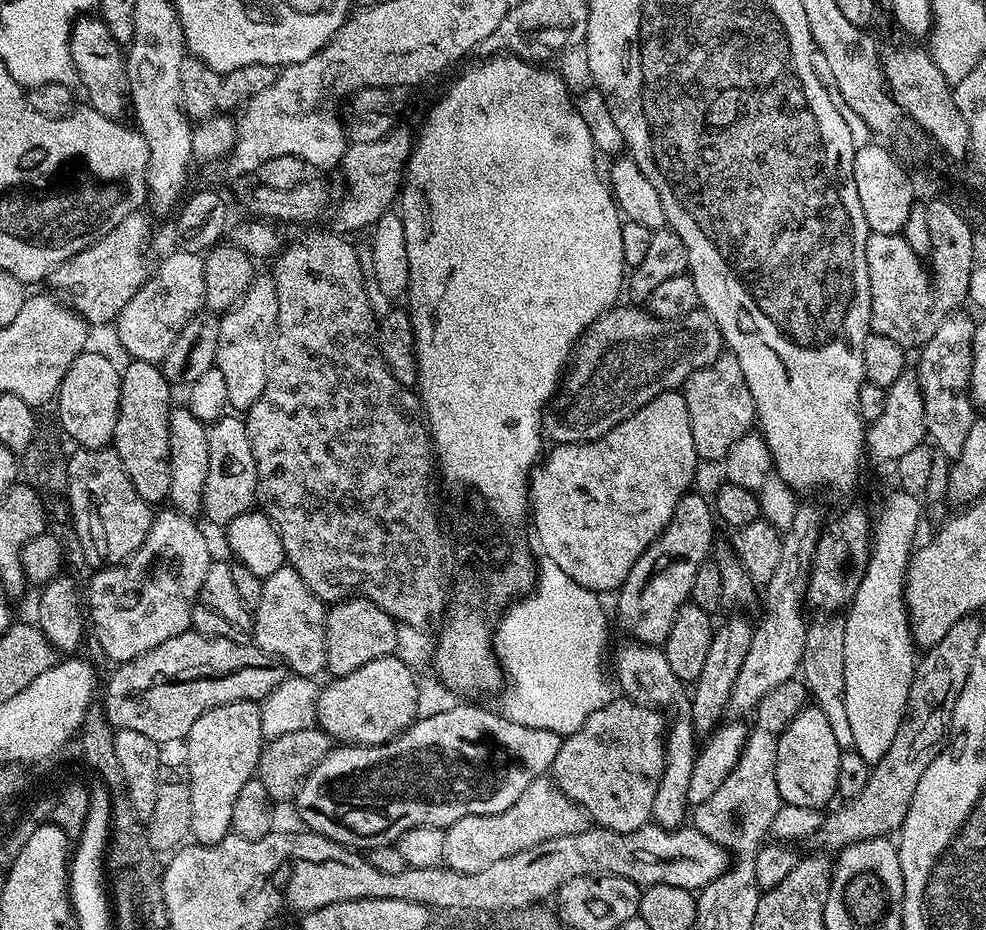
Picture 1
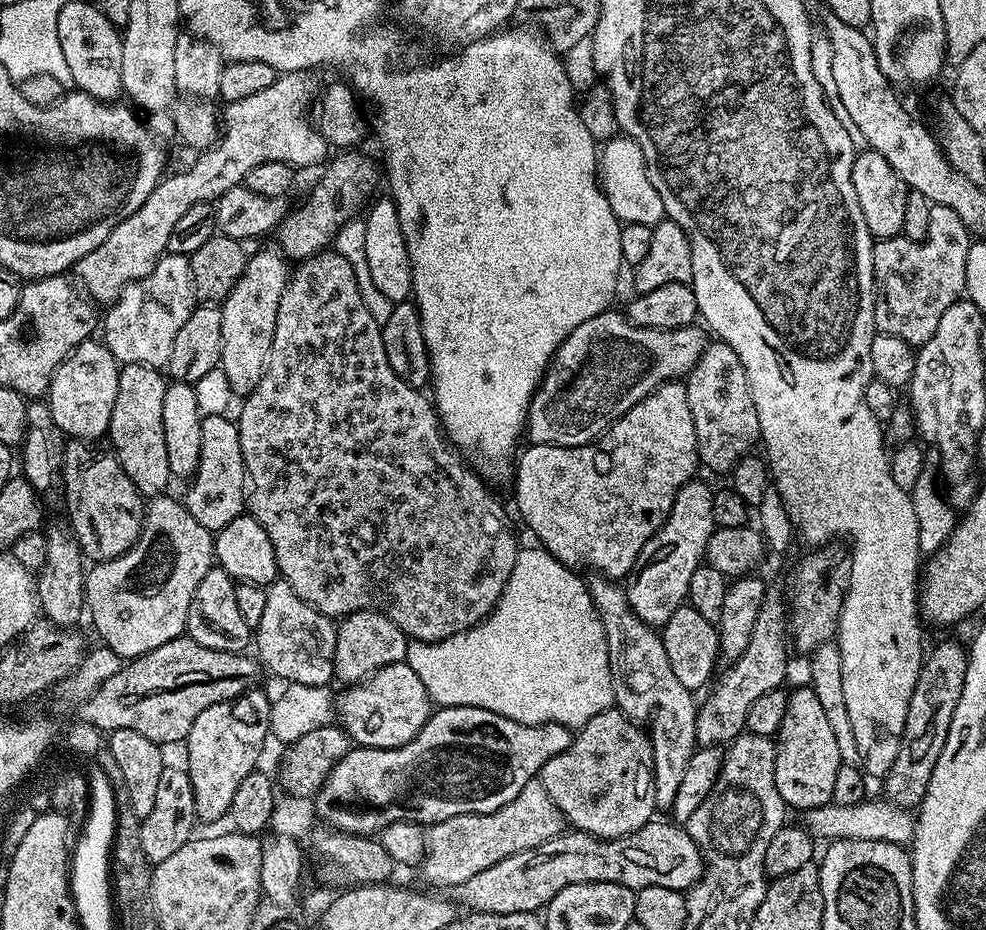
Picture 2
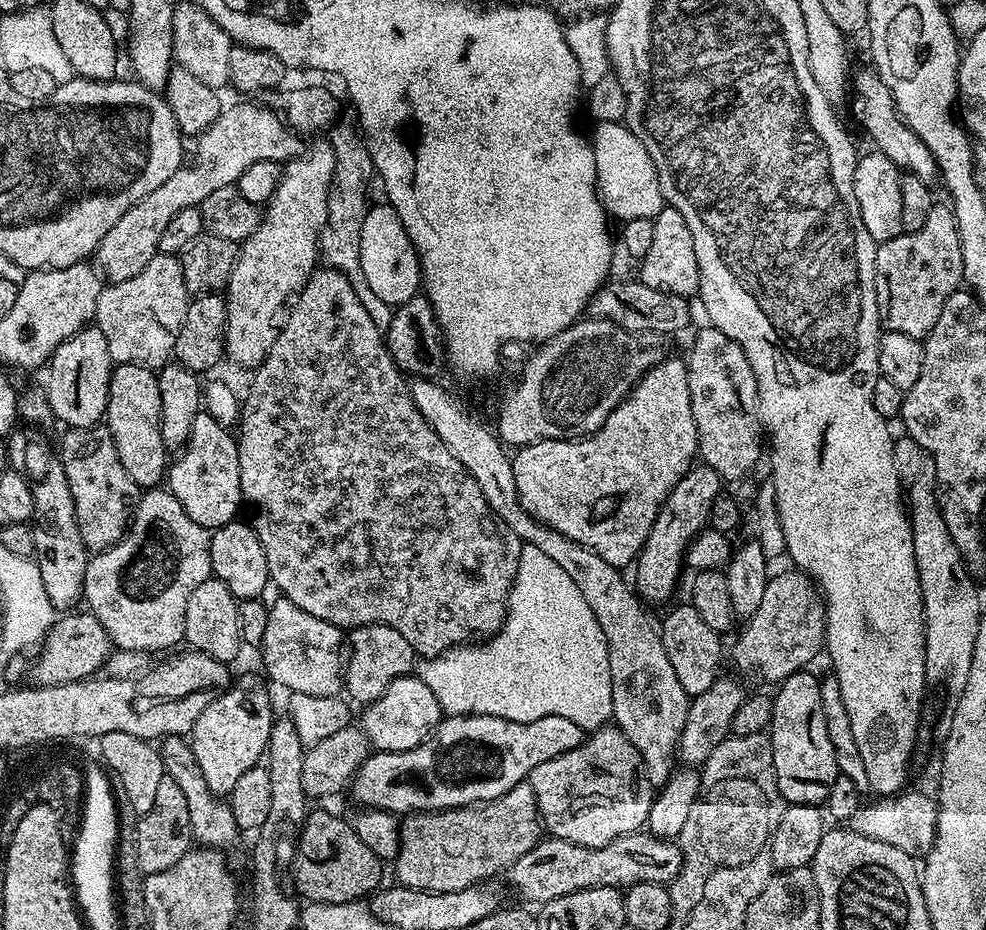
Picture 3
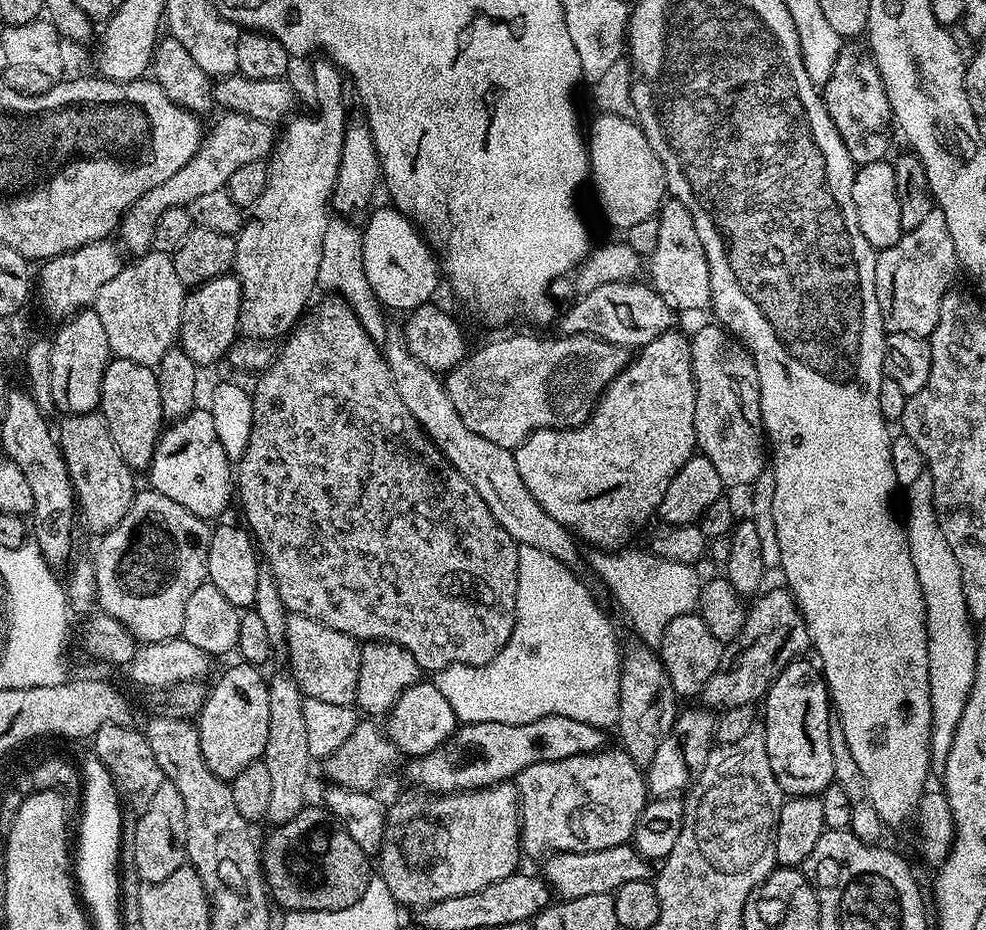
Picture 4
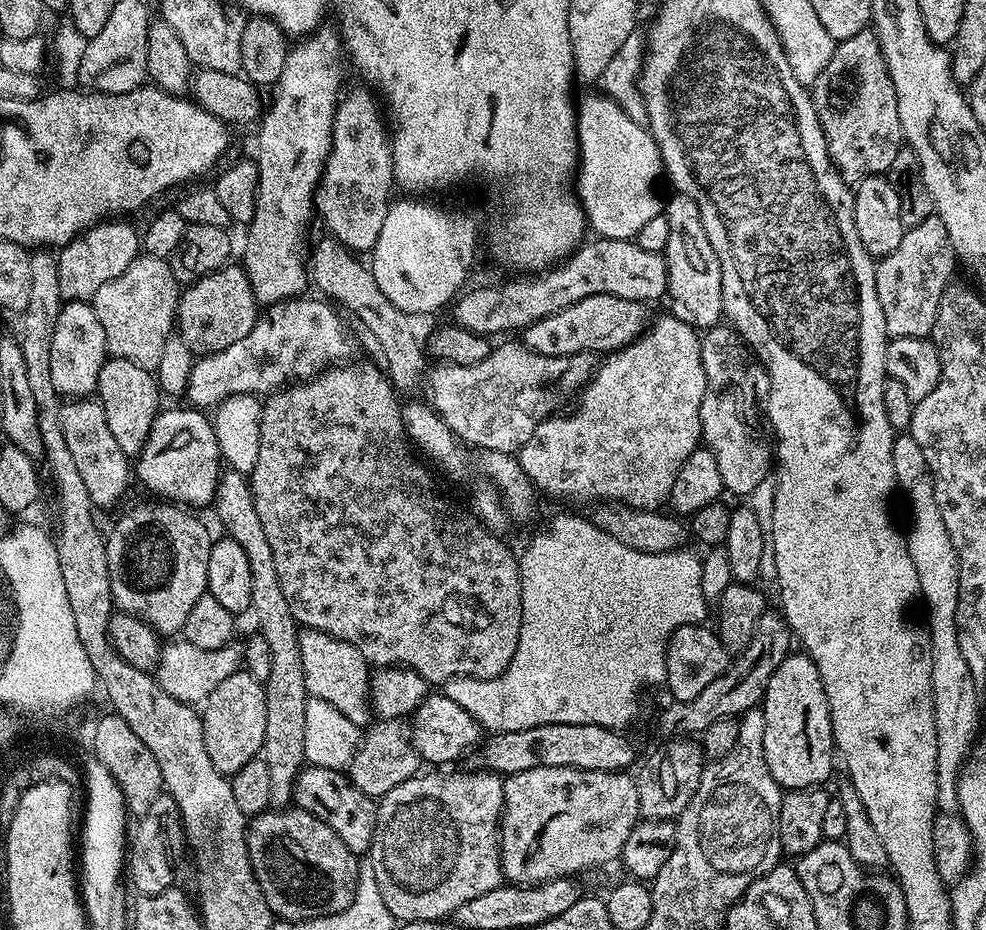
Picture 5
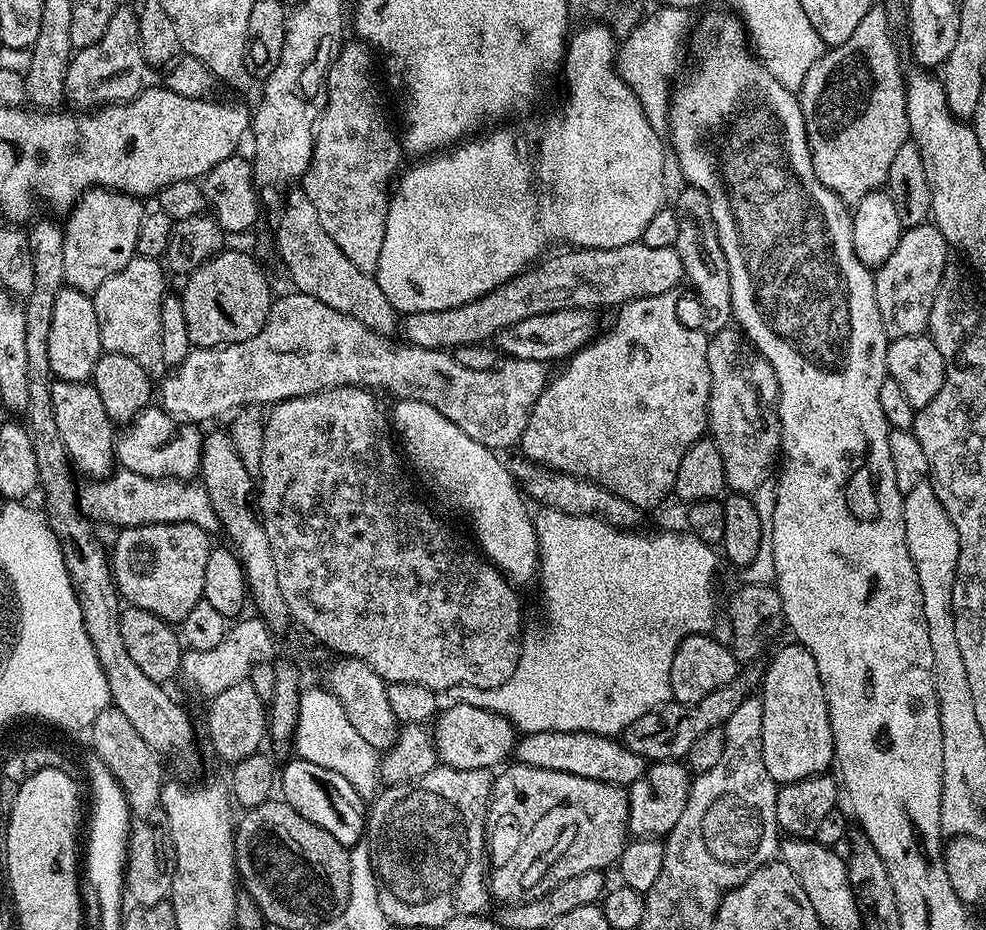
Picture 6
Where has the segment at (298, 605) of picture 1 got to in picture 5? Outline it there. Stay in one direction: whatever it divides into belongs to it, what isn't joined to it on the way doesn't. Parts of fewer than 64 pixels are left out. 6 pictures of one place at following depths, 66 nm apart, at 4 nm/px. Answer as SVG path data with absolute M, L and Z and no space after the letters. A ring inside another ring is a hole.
M301 627L299 633L302 670L306 678L306 690L309 697L322 702L330 702L330 706L334 706L338 714L346 714L346 718L350 718L350 722L354 725L371 725L374 720L372 711L373 673L370 671L368 661L364 659L362 650L322 630Z

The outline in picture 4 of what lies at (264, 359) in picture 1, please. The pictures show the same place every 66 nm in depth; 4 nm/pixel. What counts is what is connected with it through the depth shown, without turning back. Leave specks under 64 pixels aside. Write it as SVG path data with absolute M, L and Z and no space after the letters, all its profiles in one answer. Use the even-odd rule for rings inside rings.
M327 58L317 60L320 61L312 68L312 76L316 79L312 84L312 92L316 95L316 113L313 116L293 115L283 125L285 126L284 133L282 131L279 133L278 143L267 161L266 190L262 190L262 198L258 198L258 202L250 209L250 215L245 219L244 227L236 236L234 275L240 281L242 290L240 332L248 335L245 337L255 338L260 342L268 342L264 340L272 340L275 336L283 337L291 333L292 329L297 327L301 317L305 315L304 307L307 306L312 291L316 292L318 288L316 279L319 263L322 260L323 239L330 217L332 187L336 185L342 154L346 107L340 97L342 83L340 69Z

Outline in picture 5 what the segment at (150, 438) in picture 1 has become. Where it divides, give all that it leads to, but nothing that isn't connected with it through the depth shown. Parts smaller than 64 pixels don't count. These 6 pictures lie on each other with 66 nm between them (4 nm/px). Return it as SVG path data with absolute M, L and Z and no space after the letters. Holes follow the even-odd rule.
M111 357L105 360L98 374L95 395L106 410L106 423L110 425L110 434L114 434L122 454L130 458L139 456L142 446L146 446L150 426L154 426L154 418L162 411L162 393L155 375L142 366L134 366L134 362Z

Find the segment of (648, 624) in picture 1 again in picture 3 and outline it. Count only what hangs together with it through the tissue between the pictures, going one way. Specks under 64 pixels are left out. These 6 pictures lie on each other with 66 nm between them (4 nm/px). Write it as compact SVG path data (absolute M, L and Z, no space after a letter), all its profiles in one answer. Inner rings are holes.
M700 462L680 479L678 486L670 490L666 502L658 510L658 518L654 522L652 533L646 538L644 549L634 561L634 591L641 601L649 605L660 604L675 590L676 583L680 580L680 568L685 567L684 553L688 550L688 543L709 527L710 506L714 506L714 498L722 494L720 487L722 481L718 473Z

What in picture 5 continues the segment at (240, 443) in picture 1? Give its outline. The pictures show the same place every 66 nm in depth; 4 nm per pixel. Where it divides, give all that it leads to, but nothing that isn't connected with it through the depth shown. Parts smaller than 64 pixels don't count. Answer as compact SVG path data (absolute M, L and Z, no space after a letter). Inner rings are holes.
M165 407L156 415L146 446L142 446L139 456L135 457L134 476L156 495L153 497L196 509L215 501L222 459L213 421L201 409L183 407Z

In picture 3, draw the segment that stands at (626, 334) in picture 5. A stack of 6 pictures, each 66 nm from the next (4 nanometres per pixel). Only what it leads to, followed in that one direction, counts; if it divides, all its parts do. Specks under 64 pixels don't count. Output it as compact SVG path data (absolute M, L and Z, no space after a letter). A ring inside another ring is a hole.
M639 280L612 283L600 288L589 304L589 313L595 319L612 321L627 332L652 336L674 334L689 324L691 303L687 297L654 291L652 287L646 287Z

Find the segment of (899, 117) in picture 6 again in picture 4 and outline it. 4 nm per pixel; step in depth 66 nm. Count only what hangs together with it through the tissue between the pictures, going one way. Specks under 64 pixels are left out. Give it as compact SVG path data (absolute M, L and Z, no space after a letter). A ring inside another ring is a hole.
M848 42L841 47L840 53L838 54L838 62L834 62L834 70L830 74L830 78L822 86L822 95L824 97L824 105L826 110L830 114L830 118L834 122L834 126L838 130L838 134L842 138L842 142L846 146L846 150L850 154L852 163L859 166L861 164L869 164L870 162L878 162L879 160L885 159L889 154L888 152L888 124L890 128L890 121L892 120L892 111L890 110L890 102L888 101L888 89L885 88L882 78L878 74L878 66L872 60L872 54L868 51L867 47L861 46L860 48L856 45L856 42Z

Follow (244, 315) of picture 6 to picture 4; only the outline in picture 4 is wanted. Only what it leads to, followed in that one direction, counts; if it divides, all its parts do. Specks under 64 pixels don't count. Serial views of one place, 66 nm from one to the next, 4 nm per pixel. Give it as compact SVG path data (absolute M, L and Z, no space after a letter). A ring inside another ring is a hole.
M235 275L219 276L210 282L200 284L185 295L182 306L182 322L178 346L198 366L216 364L223 361L237 343L240 332L240 307L242 306L242 290L240 281Z

